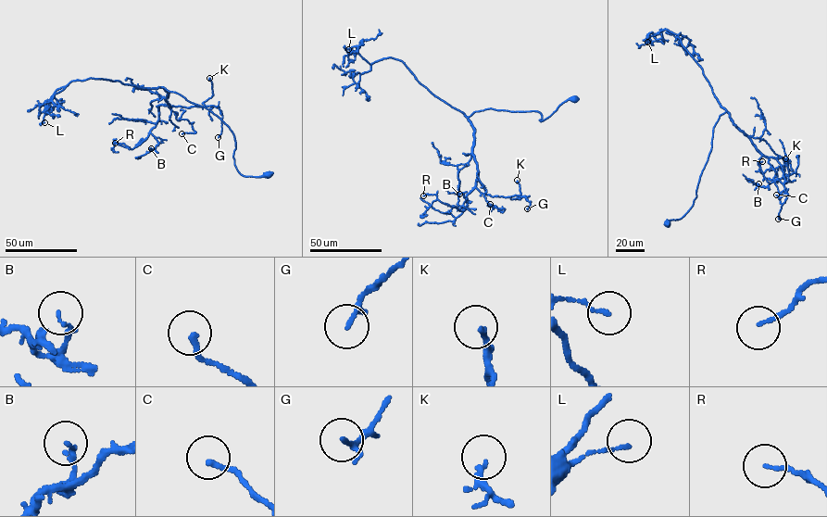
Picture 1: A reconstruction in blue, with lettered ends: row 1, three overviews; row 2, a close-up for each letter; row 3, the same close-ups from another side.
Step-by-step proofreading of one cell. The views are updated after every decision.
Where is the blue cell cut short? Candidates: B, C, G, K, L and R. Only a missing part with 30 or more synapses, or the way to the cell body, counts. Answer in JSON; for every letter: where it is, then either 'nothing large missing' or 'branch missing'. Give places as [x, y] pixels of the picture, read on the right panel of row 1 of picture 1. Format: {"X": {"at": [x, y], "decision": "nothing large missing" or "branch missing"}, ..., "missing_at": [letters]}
{"B": {"at": [758, 183], "decision": "nothing large missing"}, "C": {"at": [776, 195], "decision": "nothing large missing"}, "G": {"at": [778, 219], "decision": "nothing large missing"}, "K": {"at": [785, 158], "decision": "nothing large missing"}, "L": {"at": [647, 42], "decision": "nothing large missing"}, "R": {"at": [762, 161], "decision": "nothing large missing"}, "missing_at": []}

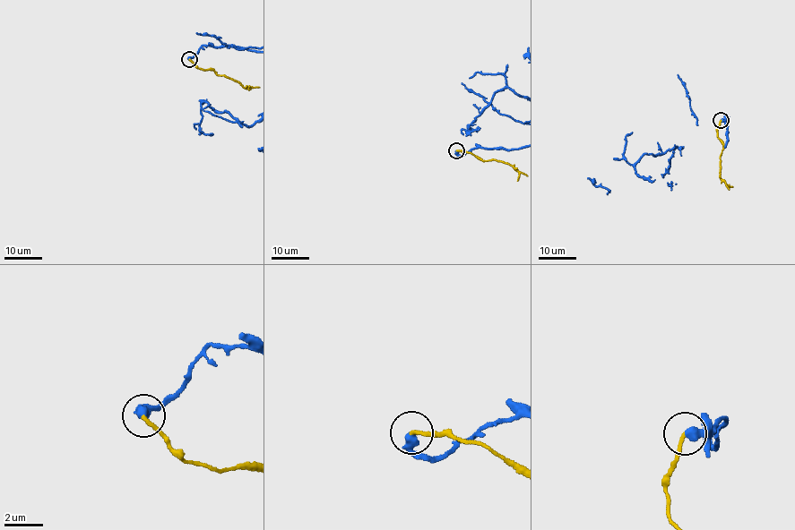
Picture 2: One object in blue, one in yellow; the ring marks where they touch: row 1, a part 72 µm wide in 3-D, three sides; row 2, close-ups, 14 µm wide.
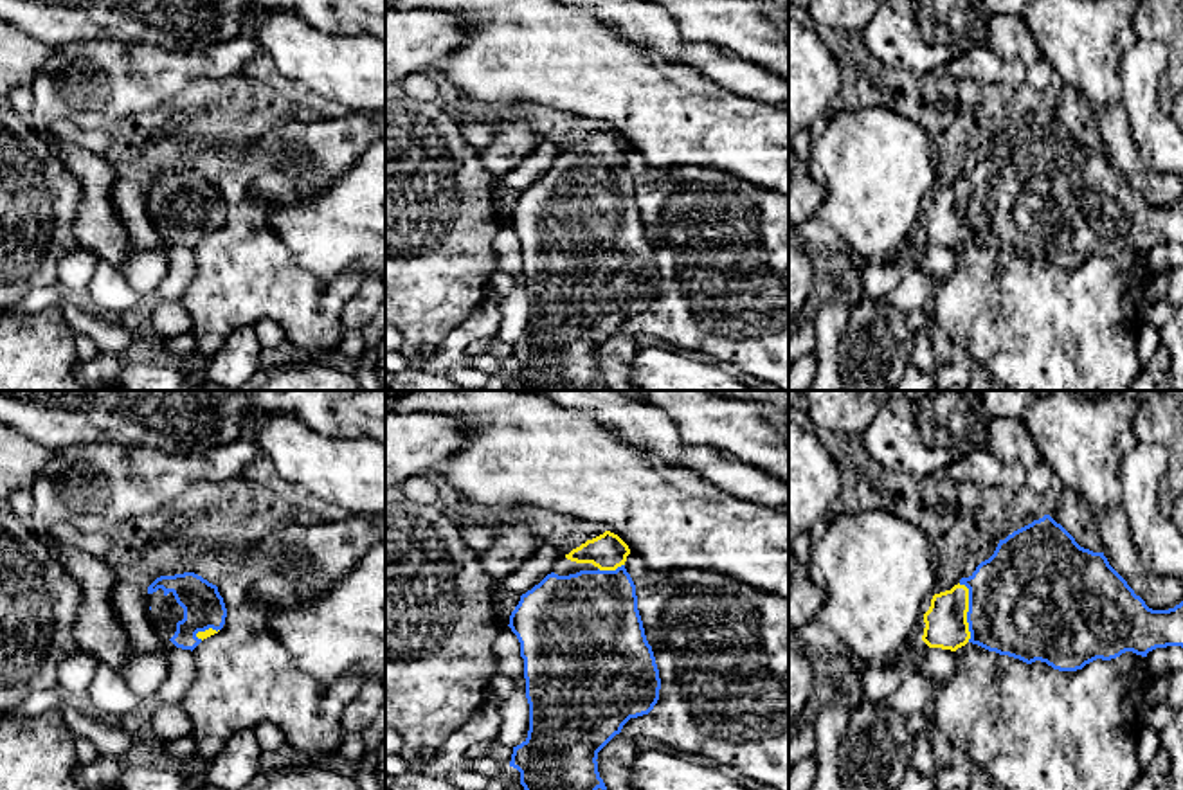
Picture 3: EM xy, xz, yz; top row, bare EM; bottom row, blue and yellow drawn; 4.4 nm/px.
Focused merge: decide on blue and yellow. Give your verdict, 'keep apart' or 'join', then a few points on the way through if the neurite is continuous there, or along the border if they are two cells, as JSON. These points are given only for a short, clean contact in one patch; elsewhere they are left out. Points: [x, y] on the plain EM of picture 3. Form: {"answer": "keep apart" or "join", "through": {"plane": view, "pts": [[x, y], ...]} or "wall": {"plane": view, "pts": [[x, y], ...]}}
{"answer": "join", "through": {"plane": "yz", "pts": [[1023, 198], [969, 207], [946, 218]]}}

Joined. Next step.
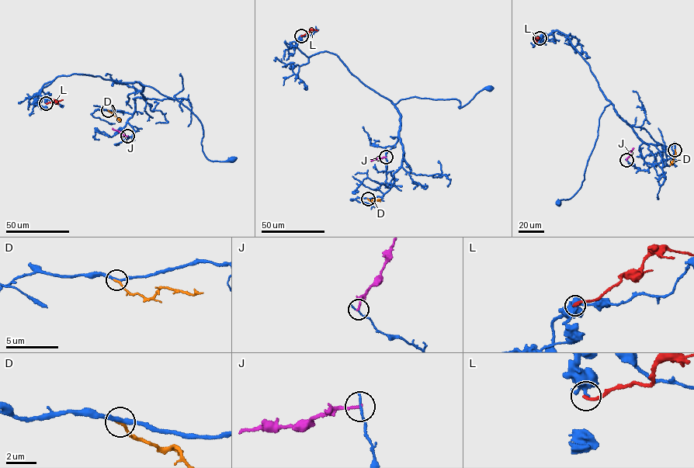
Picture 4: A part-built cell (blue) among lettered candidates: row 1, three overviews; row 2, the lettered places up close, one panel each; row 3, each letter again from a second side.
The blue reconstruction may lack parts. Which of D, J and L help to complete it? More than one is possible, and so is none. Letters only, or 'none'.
none

